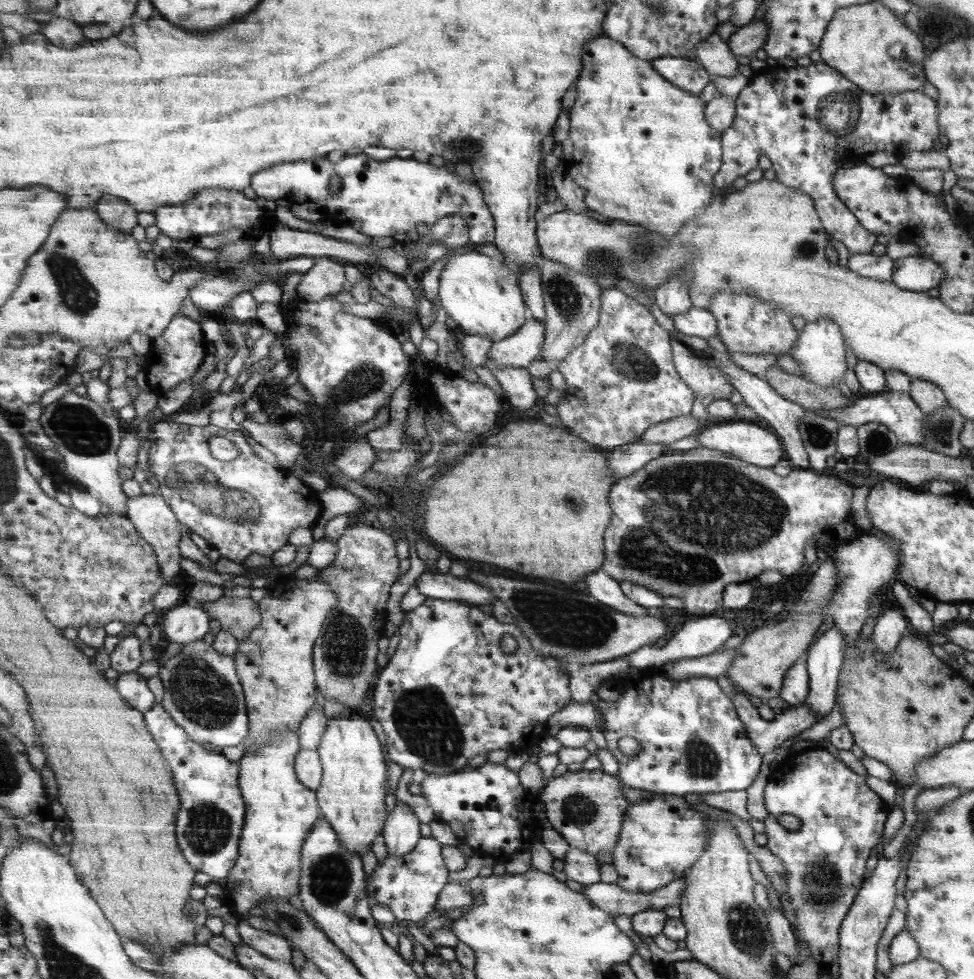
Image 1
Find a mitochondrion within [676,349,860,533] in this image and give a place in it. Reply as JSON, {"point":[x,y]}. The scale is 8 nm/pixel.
{"point":[820,437]}

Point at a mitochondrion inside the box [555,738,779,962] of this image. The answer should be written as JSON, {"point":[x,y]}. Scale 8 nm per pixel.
{"point":[745,928]}

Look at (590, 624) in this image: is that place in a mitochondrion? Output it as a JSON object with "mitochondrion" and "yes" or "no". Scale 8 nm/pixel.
{"mitochondrion":"yes"}

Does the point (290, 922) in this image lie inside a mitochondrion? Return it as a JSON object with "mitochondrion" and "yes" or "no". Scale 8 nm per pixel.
{"mitochondrion":"yes"}

